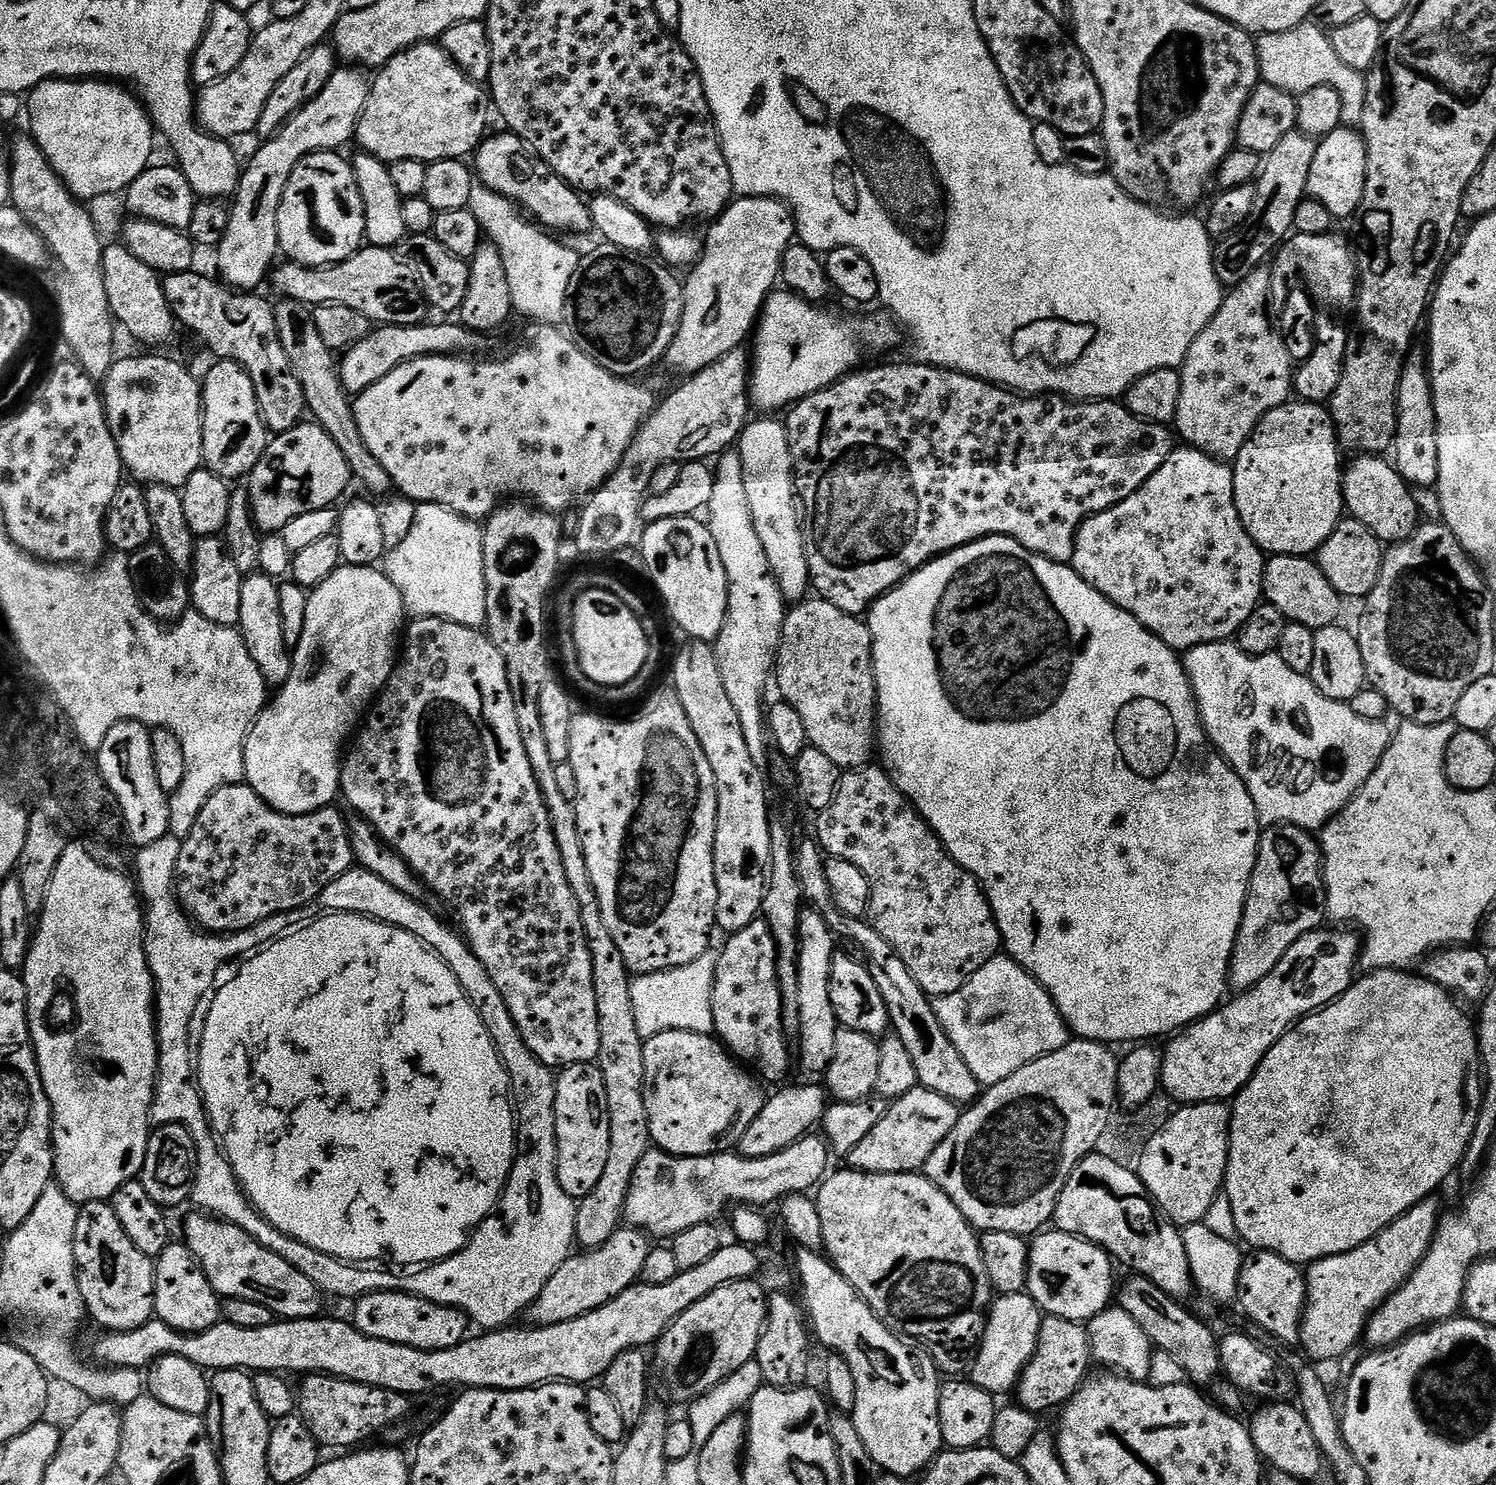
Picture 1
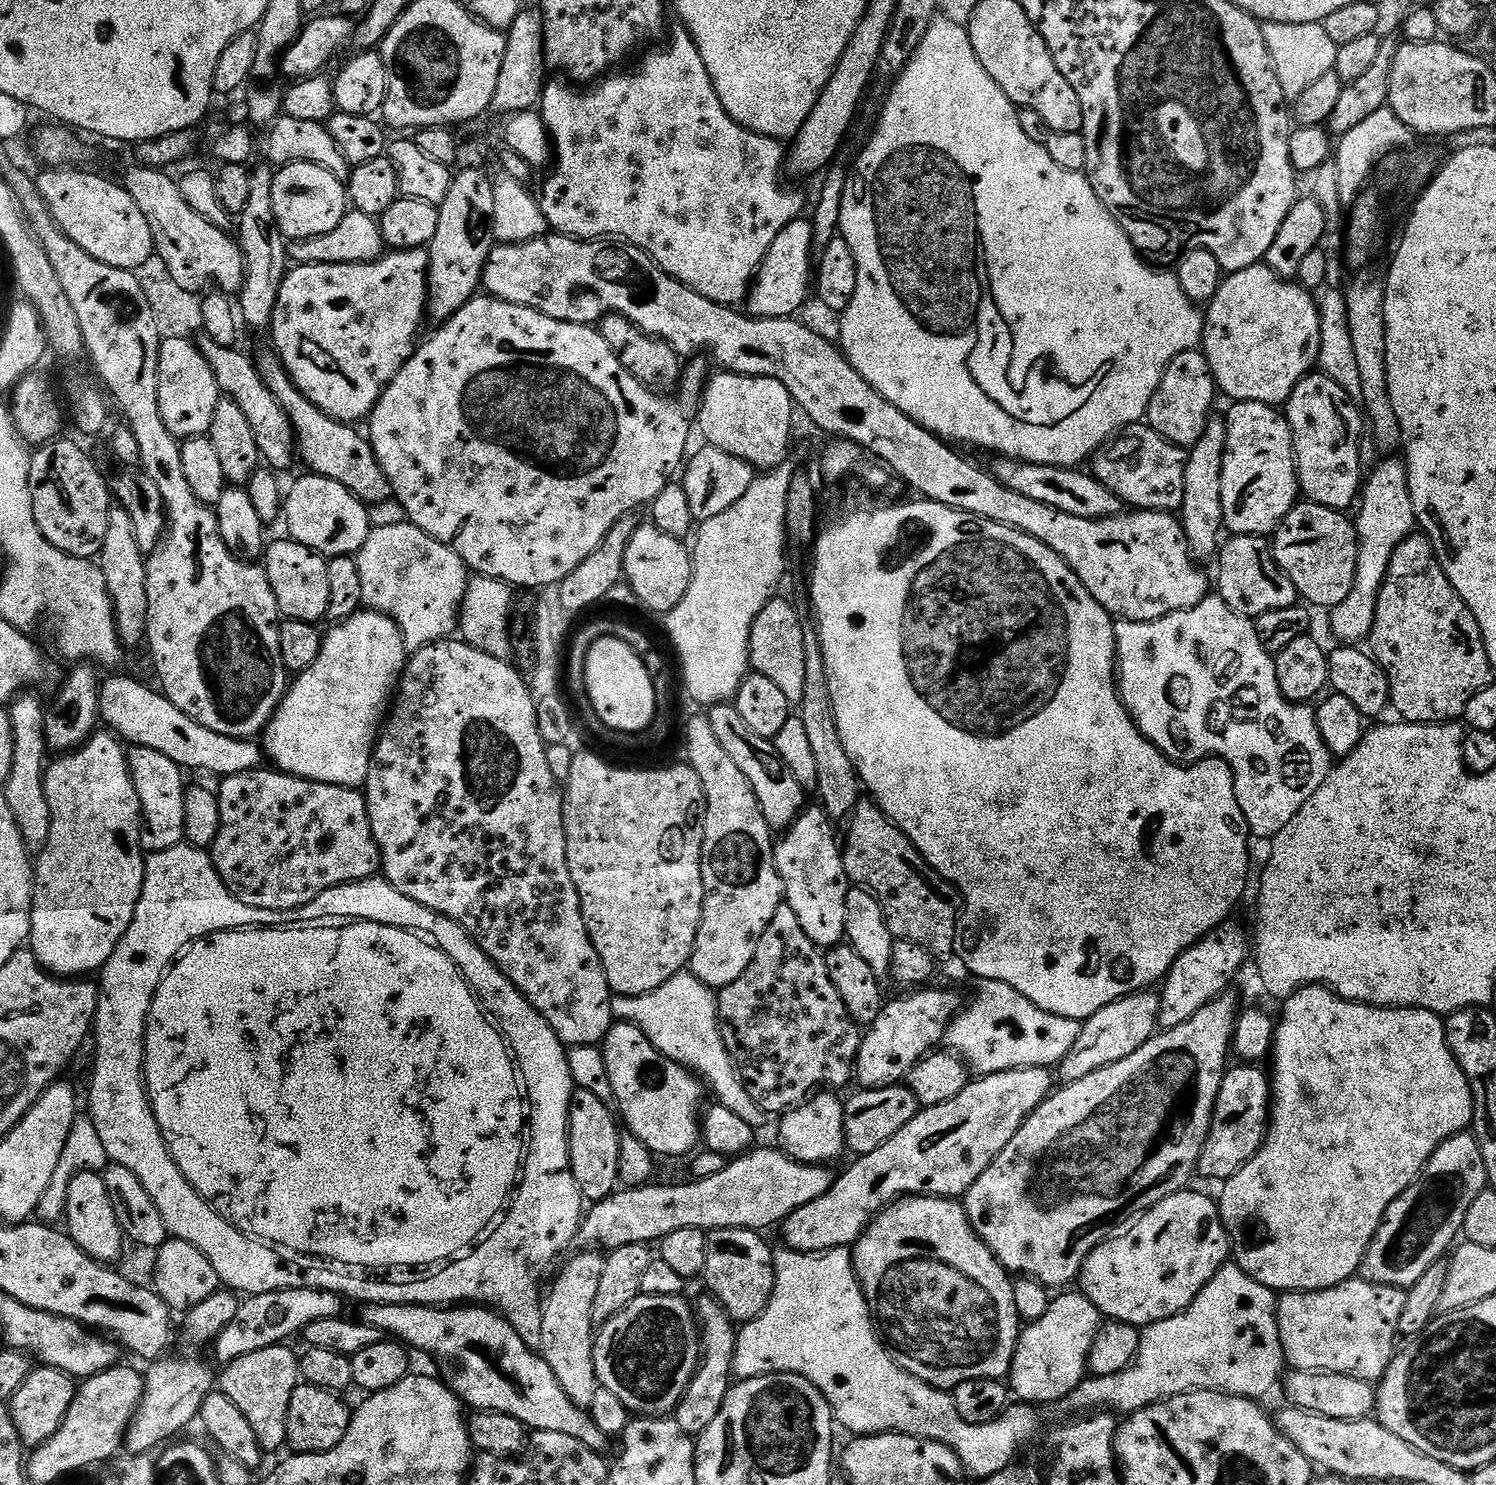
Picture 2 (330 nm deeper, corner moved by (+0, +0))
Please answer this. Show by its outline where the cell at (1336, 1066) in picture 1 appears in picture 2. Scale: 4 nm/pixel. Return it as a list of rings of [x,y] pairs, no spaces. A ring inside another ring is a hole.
[[[1309,984],[1306,988],[1300,988],[1294,995],[1283,1001],[1282,1008],[1284,1013],[1278,1016],[1276,1026],[1276,1038],[1274,1047],[1270,1053],[1270,1079],[1272,1082],[1272,1106],[1270,1109],[1270,1119],[1268,1121],[1268,1132],[1264,1136],[1264,1145],[1258,1150],[1258,1154],[1254,1154],[1254,1158],[1250,1158],[1247,1164],[1243,1164],[1229,1180],[1223,1181],[1224,1188],[1218,1195],[1218,1203],[1220,1205],[1220,1217],[1228,1231],[1228,1242],[1230,1245],[1231,1259],[1238,1265],[1243,1272],[1250,1274],[1250,1278],[1254,1278],[1258,1282],[1262,1282],[1262,1286],[1272,1289],[1277,1294],[1286,1292],[1317,1292],[1318,1290],[1326,1290],[1330,1286],[1338,1286],[1342,1282],[1353,1279],[1361,1271],[1364,1263],[1364,1256],[1368,1253],[1370,1242],[1374,1238],[1374,1234],[1378,1230],[1378,1226],[1382,1222],[1382,1218],[1386,1214],[1386,1210],[1394,1203],[1395,1200],[1420,1179],[1426,1162],[1434,1154],[1434,1150],[1438,1150],[1438,1146],[1442,1142],[1446,1142],[1446,1138],[1456,1136],[1460,1132],[1469,1131],[1472,1127],[1472,1091],[1470,1090],[1470,1082],[1466,1078],[1466,1074],[1462,1070],[1462,1066],[1458,1066],[1458,1062],[1452,1057],[1452,1051],[1448,1045],[1448,1039],[1444,1033],[1444,1020],[1437,1016],[1435,1012],[1430,1010],[1422,1010],[1421,1008],[1376,1008],[1372,1004],[1357,1004],[1355,1000],[1342,1000],[1330,988],[1325,988],[1318,984]]]

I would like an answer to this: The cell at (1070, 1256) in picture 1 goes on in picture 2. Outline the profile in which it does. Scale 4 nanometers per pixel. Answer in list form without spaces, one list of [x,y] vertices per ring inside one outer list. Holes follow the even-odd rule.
[[[1185,1190],[1158,1202],[1158,1206],[1151,1208],[1130,1234],[1108,1240],[1088,1255],[1078,1277],[1078,1288],[1090,1302],[1094,1302],[1101,1317],[1137,1326],[1156,1324],[1186,1310],[1186,1306],[1198,1298],[1202,1286],[1218,1274],[1222,1265],[1229,1263],[1228,1231],[1220,1217],[1219,1203],[1213,1197],[1211,1200],[1192,1191]]]

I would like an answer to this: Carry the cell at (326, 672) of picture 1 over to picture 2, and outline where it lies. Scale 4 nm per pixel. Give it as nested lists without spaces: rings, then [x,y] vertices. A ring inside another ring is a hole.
[[[371,610],[355,612],[348,620],[341,620],[335,625],[332,633],[324,636],[324,645],[318,654],[318,662],[310,666],[306,671],[299,673],[291,681],[288,693],[276,712],[276,717],[268,723],[268,727],[262,733],[262,747],[269,761],[273,760],[275,767],[282,772],[288,772],[291,776],[300,776],[304,780],[313,780],[323,784],[337,784],[343,788],[363,789],[368,782],[368,775],[372,769],[372,758],[376,750],[376,742],[382,731],[382,725],[386,720],[386,713],[394,700],[401,676],[404,675],[406,667],[406,649],[404,639],[398,630],[398,626],[388,616]]]

